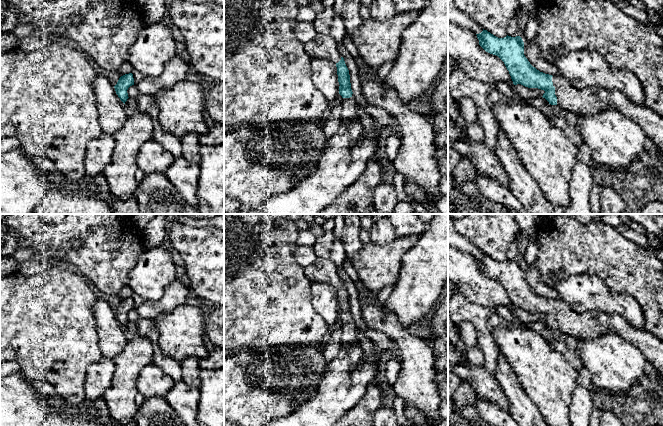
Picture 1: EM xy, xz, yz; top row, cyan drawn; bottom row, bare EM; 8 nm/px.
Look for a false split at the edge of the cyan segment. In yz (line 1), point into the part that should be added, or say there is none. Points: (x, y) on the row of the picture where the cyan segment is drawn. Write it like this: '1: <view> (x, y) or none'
1: yz (588, 100)

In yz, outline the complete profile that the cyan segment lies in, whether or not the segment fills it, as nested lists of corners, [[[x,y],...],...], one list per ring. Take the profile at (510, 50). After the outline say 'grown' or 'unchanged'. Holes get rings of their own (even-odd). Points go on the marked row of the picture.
[[[484,30],[476,34],[479,45],[488,53],[498,56],[505,64],[514,85],[544,90],[543,98],[575,115],[596,114],[614,108],[637,123],[647,138],[663,149],[663,118],[645,105],[638,105],[620,92],[578,89],[566,79],[540,72],[524,55],[524,42],[520,36],[498,38]]]; grown

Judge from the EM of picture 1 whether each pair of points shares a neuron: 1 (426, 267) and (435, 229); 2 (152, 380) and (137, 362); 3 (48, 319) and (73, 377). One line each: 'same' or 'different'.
1: same
2: different
3: same

